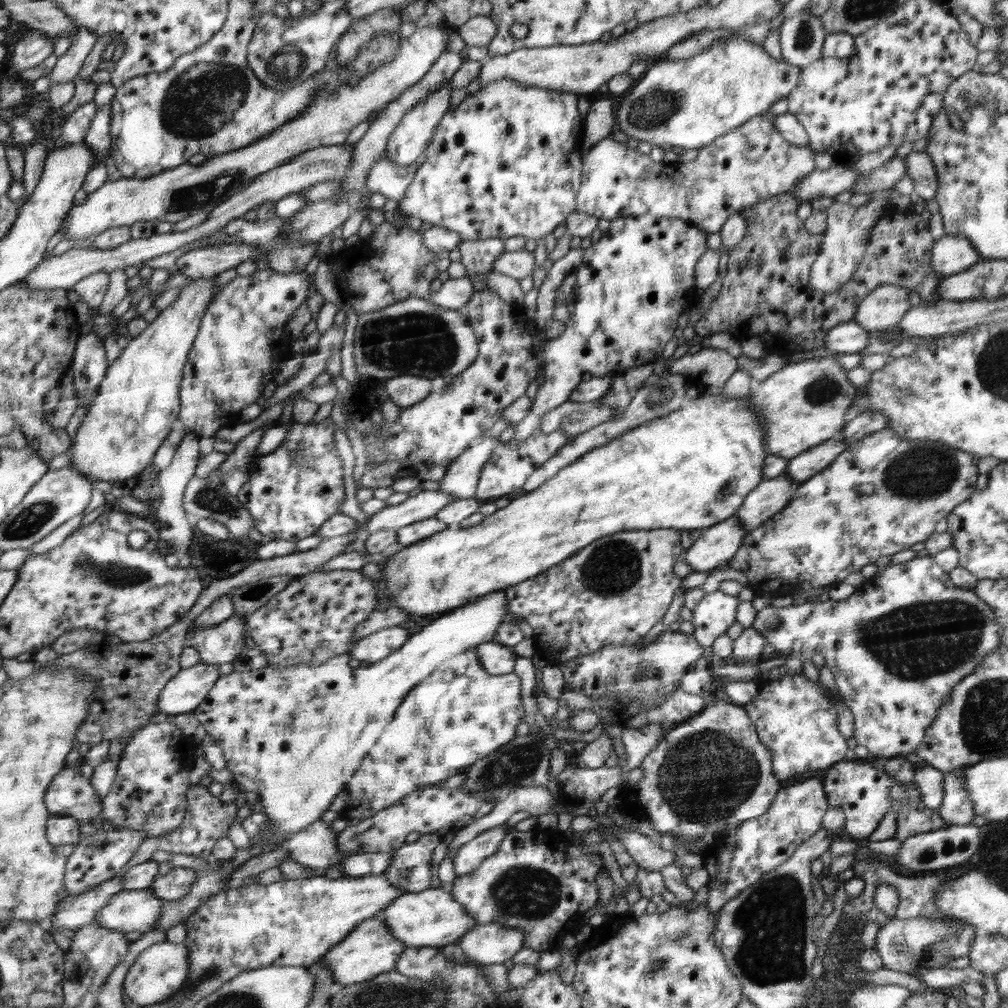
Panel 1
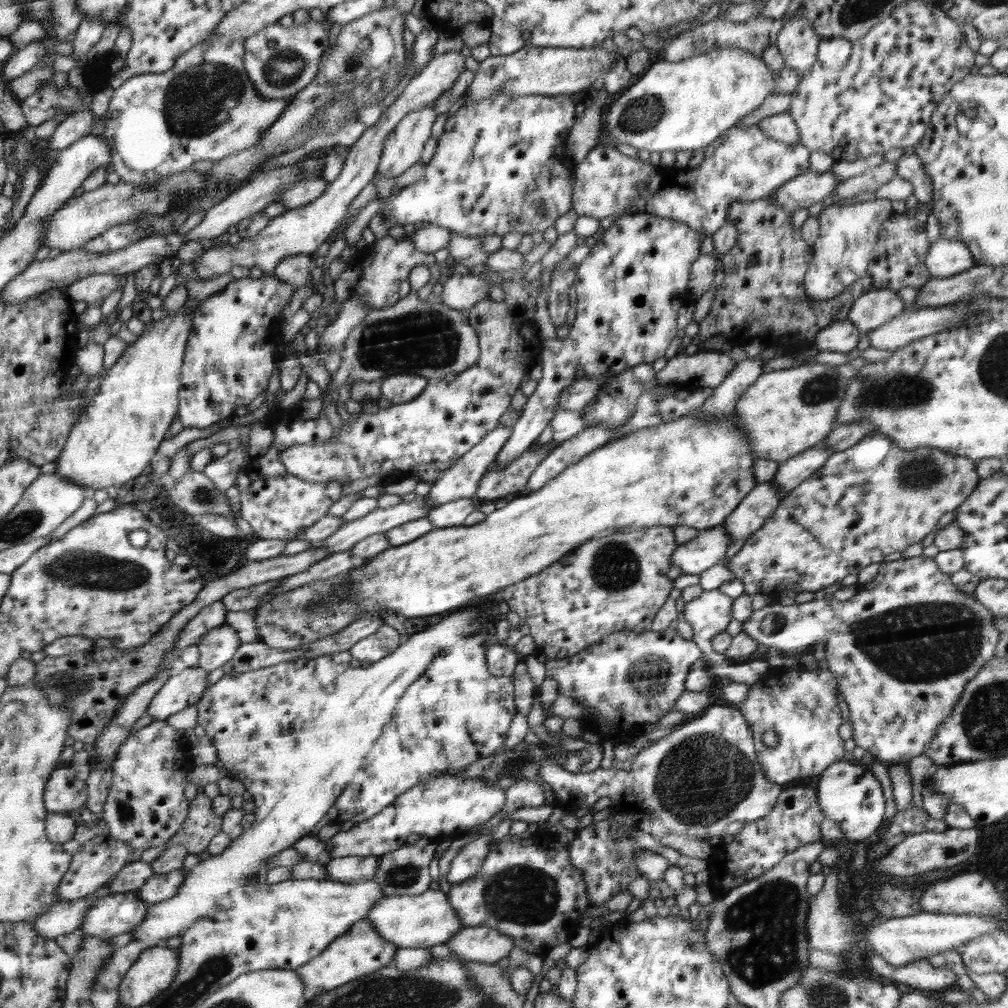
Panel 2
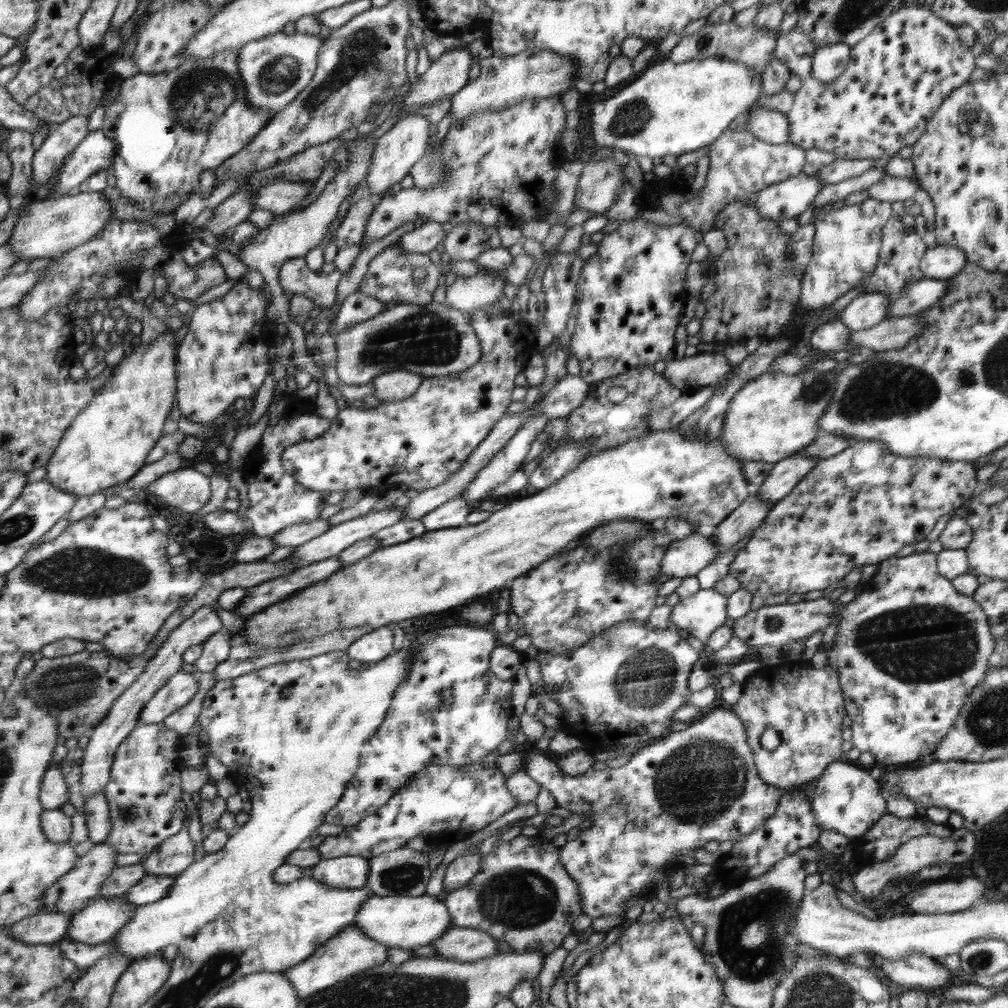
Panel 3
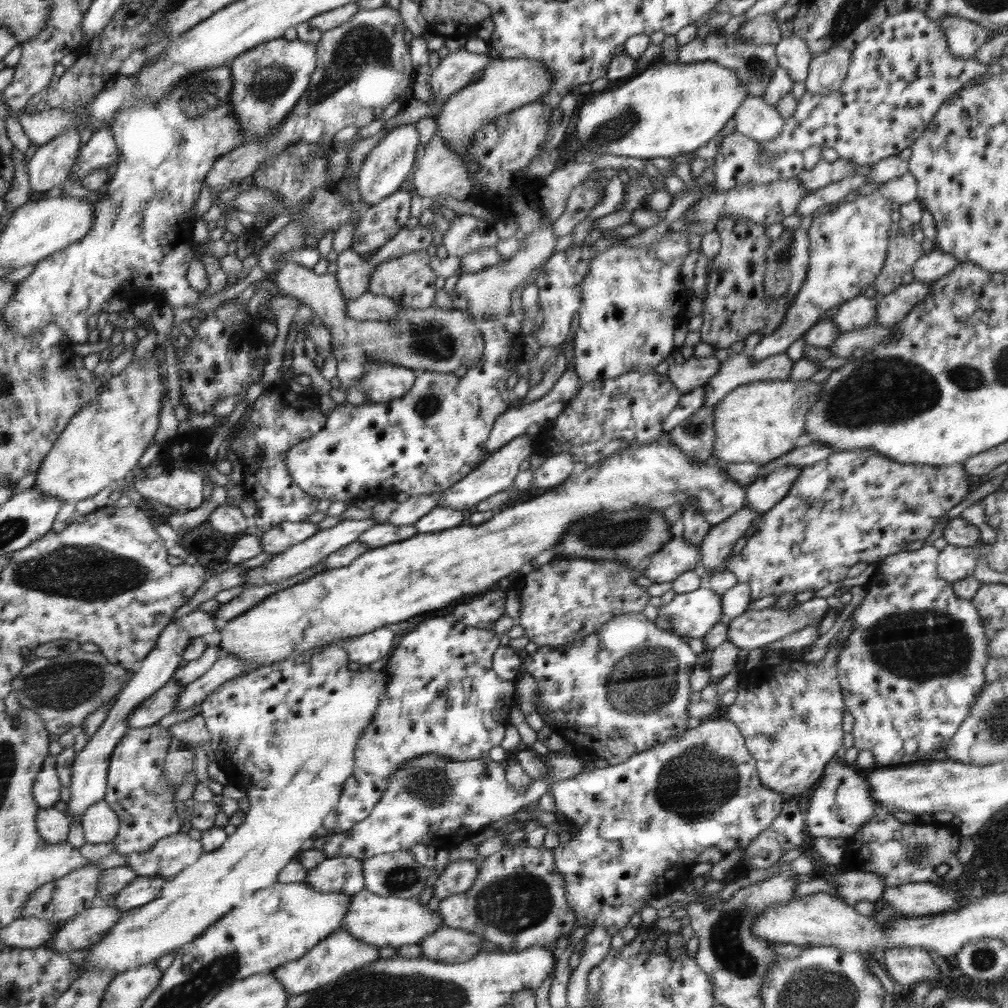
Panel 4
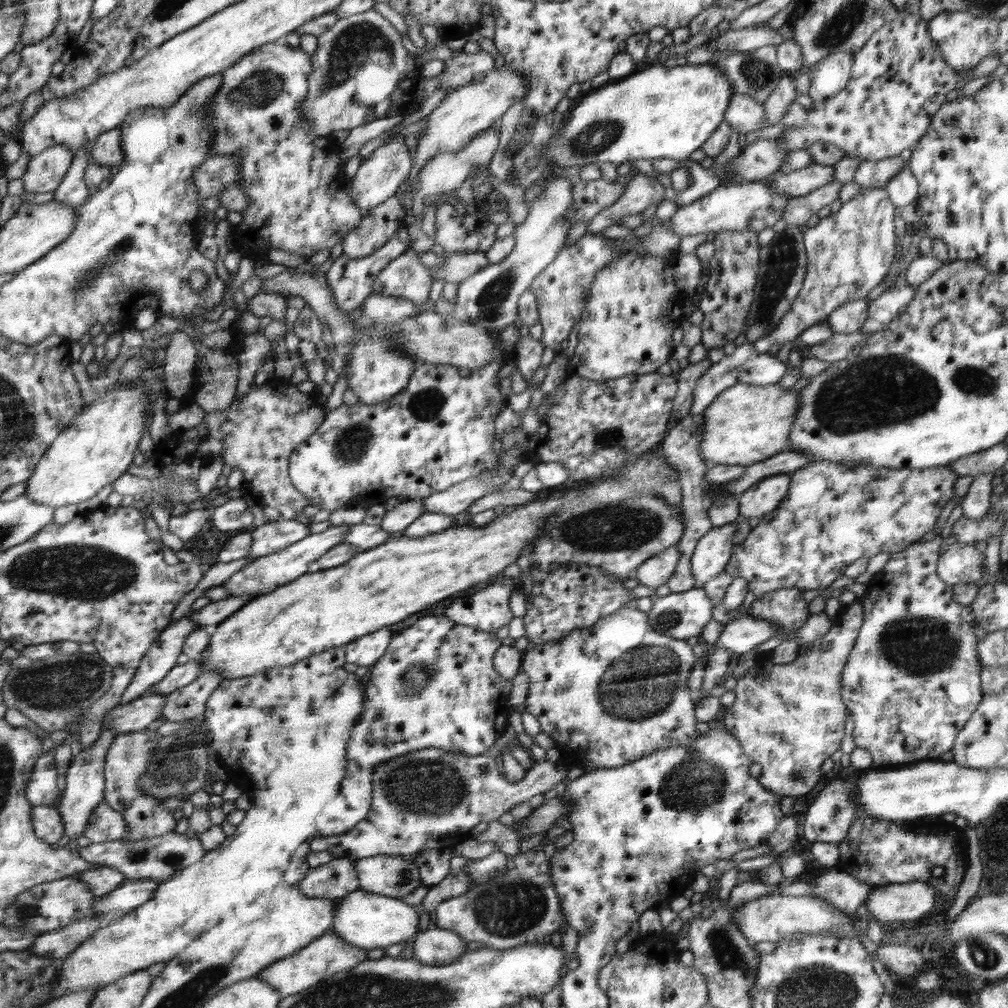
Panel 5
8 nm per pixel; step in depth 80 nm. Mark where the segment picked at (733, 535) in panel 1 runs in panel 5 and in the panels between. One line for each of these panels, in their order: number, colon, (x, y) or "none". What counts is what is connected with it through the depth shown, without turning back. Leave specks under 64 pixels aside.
2: (707, 550)
3: (687, 556)
4: (677, 555)
5: (654, 572)

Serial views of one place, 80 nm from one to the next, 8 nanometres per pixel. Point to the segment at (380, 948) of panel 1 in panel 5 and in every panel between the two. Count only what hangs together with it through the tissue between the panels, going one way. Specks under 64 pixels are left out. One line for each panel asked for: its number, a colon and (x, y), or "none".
2: (360, 952)
3: (351, 951)
4: (340, 953)
5: (329, 955)

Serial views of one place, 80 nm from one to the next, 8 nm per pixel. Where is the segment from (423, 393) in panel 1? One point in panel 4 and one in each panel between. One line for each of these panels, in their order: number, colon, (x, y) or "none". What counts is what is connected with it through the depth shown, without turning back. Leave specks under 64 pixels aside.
2: (402, 389)
3: (395, 386)
4: (384, 382)

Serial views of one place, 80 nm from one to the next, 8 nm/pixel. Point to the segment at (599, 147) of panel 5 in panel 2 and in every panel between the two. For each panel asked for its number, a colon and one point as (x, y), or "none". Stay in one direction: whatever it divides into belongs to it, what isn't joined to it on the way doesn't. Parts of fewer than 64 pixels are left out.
2: (685, 105)
3: (671, 109)
4: (670, 109)

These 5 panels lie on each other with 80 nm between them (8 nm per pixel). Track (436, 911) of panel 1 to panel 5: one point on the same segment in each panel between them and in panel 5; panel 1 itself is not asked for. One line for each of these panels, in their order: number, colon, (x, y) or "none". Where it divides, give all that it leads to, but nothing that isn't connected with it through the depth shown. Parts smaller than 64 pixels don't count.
2: (429, 919)
3: (407, 922)
4: (385, 921)
5: (367, 920)

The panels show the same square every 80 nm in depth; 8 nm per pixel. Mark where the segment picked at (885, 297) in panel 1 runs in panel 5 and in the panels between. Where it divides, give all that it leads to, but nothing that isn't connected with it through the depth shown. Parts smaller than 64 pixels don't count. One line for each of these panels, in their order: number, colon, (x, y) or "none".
2: (872, 309)
3: (868, 309)
4: (859, 312)
5: (847, 318)

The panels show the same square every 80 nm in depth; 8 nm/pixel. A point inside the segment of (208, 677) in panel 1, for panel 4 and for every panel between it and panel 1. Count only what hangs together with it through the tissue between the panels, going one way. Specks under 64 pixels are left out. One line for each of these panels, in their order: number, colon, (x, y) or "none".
2: (182, 690)
3: (180, 688)
4: (163, 702)

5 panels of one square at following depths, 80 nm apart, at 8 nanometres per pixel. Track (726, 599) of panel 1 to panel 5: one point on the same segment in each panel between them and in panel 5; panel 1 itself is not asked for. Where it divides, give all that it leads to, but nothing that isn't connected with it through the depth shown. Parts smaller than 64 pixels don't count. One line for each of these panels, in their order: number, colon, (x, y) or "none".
2: (710, 613)
3: (701, 614)
4: (690, 615)
5: (681, 615)

